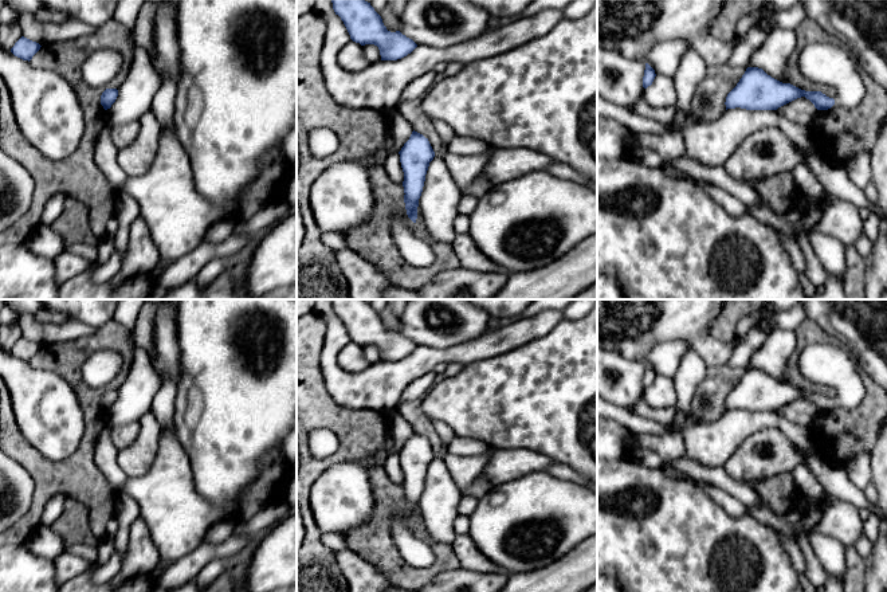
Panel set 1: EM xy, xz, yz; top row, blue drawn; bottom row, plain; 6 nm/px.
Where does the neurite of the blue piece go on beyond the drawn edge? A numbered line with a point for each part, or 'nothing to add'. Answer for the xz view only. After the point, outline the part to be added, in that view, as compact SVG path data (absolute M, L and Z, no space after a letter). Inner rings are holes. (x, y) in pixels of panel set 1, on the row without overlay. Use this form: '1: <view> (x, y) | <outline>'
nothing to add

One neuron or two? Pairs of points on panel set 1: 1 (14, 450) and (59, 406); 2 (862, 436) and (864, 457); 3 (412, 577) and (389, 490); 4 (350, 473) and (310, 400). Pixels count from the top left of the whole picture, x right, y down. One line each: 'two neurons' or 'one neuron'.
1: two neurons
2: two neurons
3: one neuron
4: two neurons

